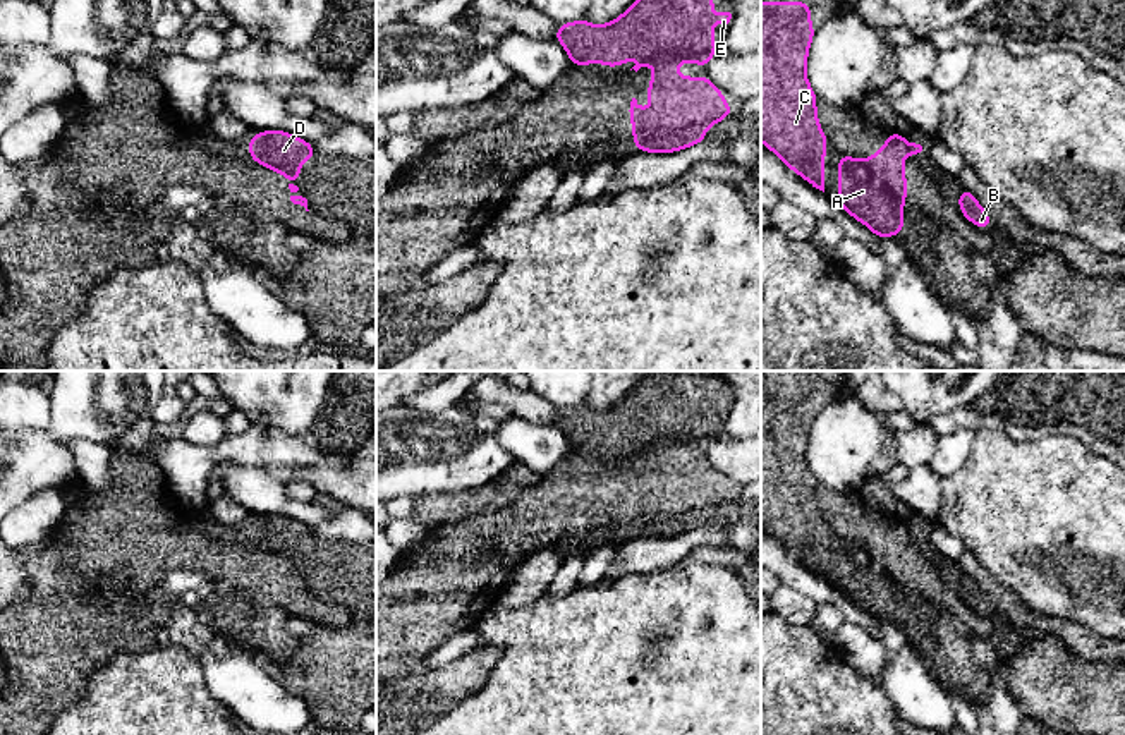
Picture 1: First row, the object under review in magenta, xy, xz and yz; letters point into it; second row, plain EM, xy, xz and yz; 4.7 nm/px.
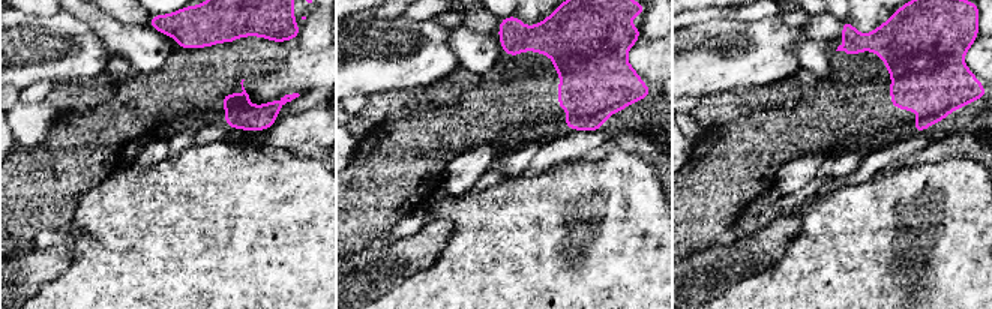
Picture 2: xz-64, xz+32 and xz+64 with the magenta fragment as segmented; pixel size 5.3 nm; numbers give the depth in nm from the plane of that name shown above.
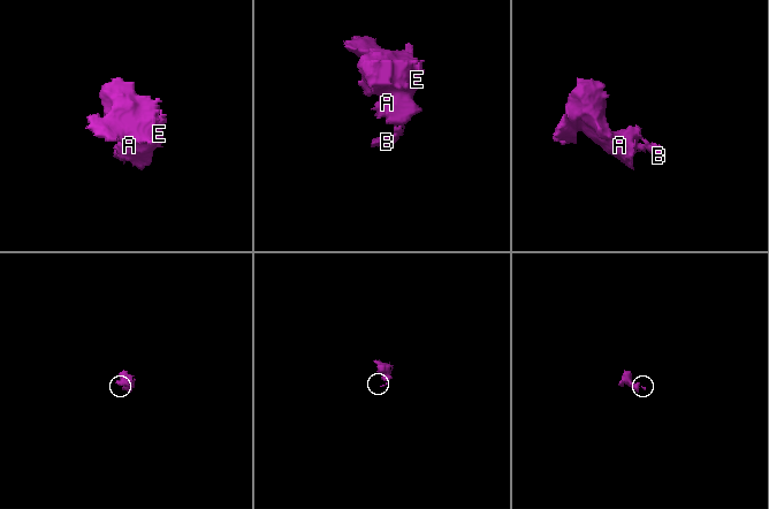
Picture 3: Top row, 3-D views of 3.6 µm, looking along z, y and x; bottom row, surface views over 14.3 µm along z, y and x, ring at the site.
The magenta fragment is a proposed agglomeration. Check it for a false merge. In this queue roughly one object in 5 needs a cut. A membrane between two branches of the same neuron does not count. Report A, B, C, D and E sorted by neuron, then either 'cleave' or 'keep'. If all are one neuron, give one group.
A B C D E; keep

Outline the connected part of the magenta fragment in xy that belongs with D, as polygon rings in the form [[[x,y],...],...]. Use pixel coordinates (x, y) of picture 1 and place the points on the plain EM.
[[[263,515],[254,517],[254,522],[247,525],[247,531],[247,541],[251,541],[256,550],[265,550],[290,565],[290,586],[309,596],[307,584],[295,579],[299,572],[292,567],[301,565],[301,546],[304,543],[316,543],[313,529],[285,515]]]

